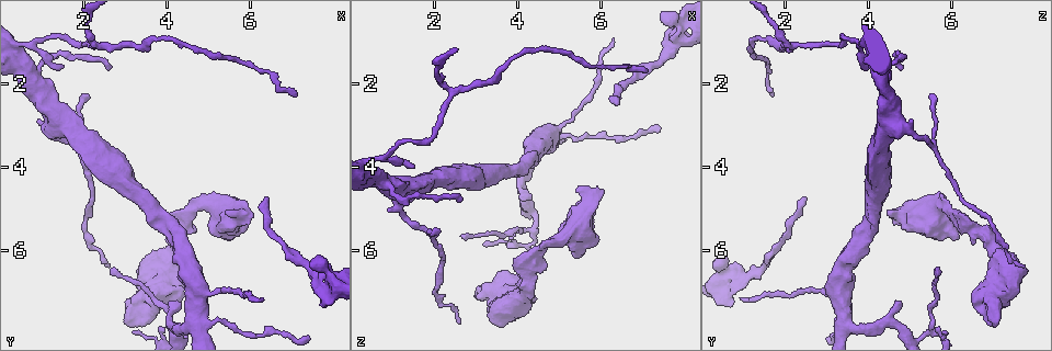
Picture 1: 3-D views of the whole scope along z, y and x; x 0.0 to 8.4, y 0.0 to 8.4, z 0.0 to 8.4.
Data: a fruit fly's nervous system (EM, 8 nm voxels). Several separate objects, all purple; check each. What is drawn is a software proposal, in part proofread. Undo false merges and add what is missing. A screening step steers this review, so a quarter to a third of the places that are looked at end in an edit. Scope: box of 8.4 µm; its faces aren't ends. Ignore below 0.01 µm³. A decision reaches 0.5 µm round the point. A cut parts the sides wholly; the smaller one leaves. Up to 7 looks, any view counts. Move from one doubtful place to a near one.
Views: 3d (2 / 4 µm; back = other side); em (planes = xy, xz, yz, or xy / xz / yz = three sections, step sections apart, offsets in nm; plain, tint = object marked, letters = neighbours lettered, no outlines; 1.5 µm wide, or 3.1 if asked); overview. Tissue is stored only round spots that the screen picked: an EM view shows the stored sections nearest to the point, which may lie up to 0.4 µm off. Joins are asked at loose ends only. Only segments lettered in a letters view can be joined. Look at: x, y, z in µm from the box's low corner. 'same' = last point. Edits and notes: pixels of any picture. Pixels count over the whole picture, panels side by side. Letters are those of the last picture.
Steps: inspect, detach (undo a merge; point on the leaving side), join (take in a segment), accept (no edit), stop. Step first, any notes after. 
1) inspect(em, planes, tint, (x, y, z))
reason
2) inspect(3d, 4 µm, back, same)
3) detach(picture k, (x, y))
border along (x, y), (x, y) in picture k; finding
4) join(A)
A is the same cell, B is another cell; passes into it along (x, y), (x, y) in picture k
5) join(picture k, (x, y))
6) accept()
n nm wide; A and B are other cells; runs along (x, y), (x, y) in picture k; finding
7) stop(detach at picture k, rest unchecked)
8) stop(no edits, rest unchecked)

inspect(em, planes, tint, (6.40, 4.75, 2.45))
branch stops here

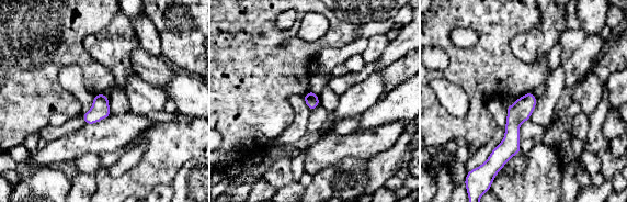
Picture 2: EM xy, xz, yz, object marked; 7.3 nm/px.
inspect(em, planes, letters, same)
what lies round it

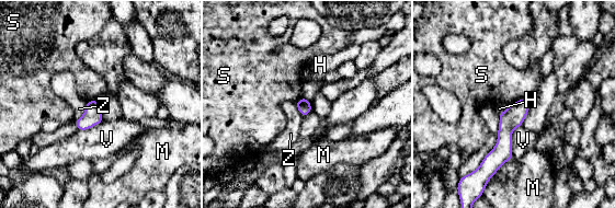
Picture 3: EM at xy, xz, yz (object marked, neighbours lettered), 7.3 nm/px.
accept()
100 nm wide; H, M, S, V and Z are other cells; runs along (522, 102), (494, 166) in picture 3; none of them fits

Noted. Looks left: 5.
inspect(3d, 2 µm, (1.90, 3.50, 5.50))
thick turns thin

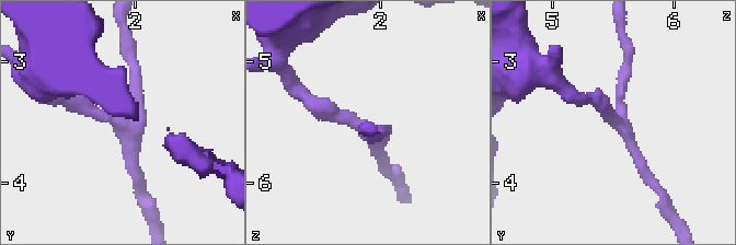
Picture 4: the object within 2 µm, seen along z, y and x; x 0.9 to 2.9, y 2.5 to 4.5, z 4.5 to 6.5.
inspect(em, planes, tint, (1.86, 3.54, 5.54))
now the EM

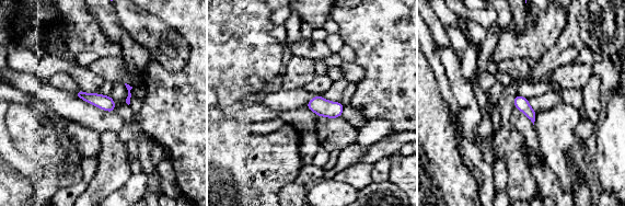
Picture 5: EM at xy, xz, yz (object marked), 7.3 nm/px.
inspect(em, planes, letters, same)
what lies round it

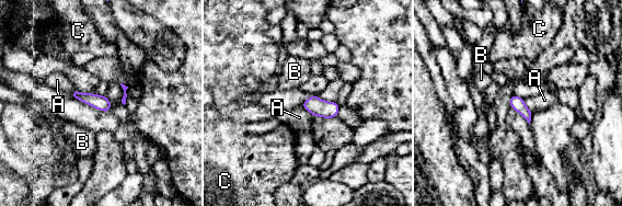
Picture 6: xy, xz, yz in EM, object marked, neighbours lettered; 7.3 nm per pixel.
accept()
A touches over 120 nm; A, B and C are other cells; continuous, no second neuron

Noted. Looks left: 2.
inspect(3d, 2 µm, (2.45, 1.05, 2.30))

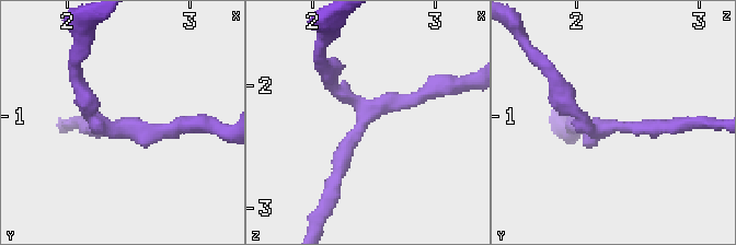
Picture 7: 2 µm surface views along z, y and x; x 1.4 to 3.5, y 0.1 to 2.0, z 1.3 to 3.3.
inspect(em, planes, letters, (2.42, 1.08, 2.28))
need the tissue

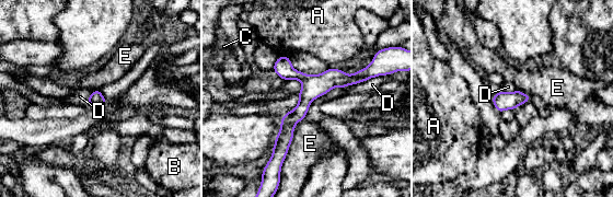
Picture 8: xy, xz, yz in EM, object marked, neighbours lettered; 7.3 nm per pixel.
accept()
A, B, C, D and E are other cells; border along (379, 74), (342, 89) in picture 8; continuous, no second neuron

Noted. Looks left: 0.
stop(no edits, rest unchecked)

